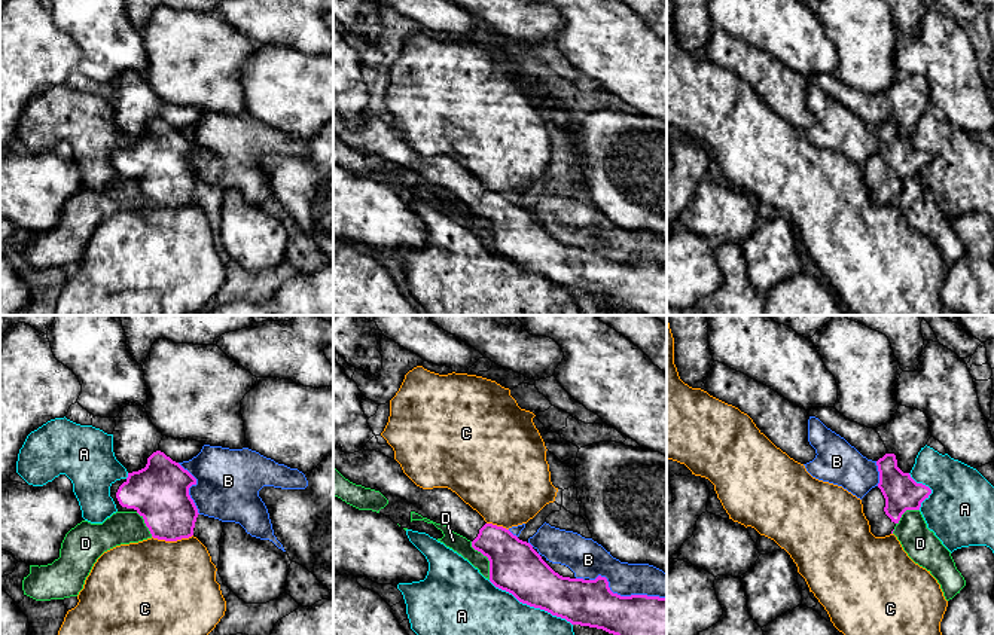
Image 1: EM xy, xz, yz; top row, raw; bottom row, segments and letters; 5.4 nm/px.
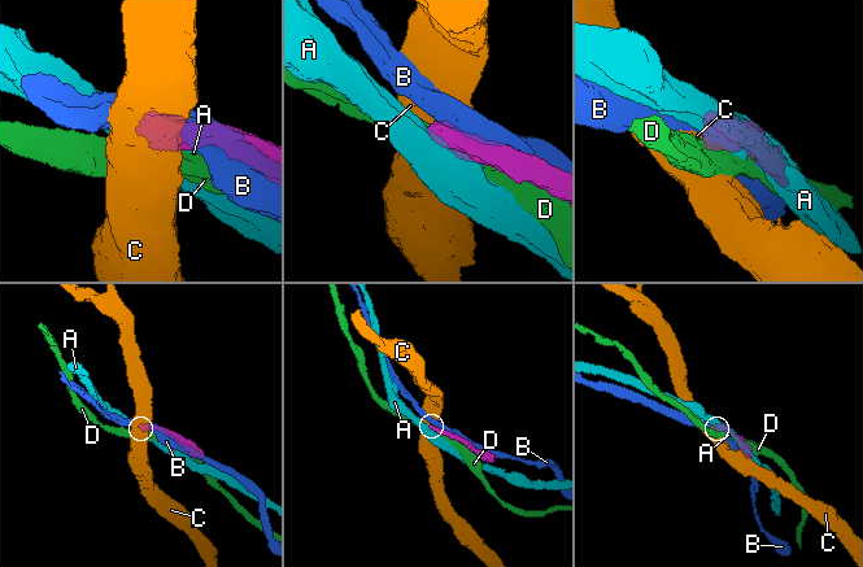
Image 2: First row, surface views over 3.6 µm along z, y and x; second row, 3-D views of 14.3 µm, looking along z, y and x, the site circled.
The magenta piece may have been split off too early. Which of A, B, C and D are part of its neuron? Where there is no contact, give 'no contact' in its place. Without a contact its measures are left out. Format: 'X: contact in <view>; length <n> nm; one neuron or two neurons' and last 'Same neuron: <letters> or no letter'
A: contact in xz; length 500 nm; two neurons
B: contact in xz; length 420 nm; two neurons
C: contact in xy; length 220 nm; two neurons
D: contact in xz; length 240 nm; two neurons
Same neuron: no letter

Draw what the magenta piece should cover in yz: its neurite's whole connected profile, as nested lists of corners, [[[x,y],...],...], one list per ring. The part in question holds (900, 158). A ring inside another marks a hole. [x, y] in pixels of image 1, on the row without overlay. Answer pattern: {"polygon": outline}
{"polygon": [[[885,120],[876,132],[879,150],[862,165],[862,171],[870,199],[875,204],[885,204],[893,201],[906,177],[920,177],[932,156],[917,150],[909,140],[903,140],[894,120]]]}

